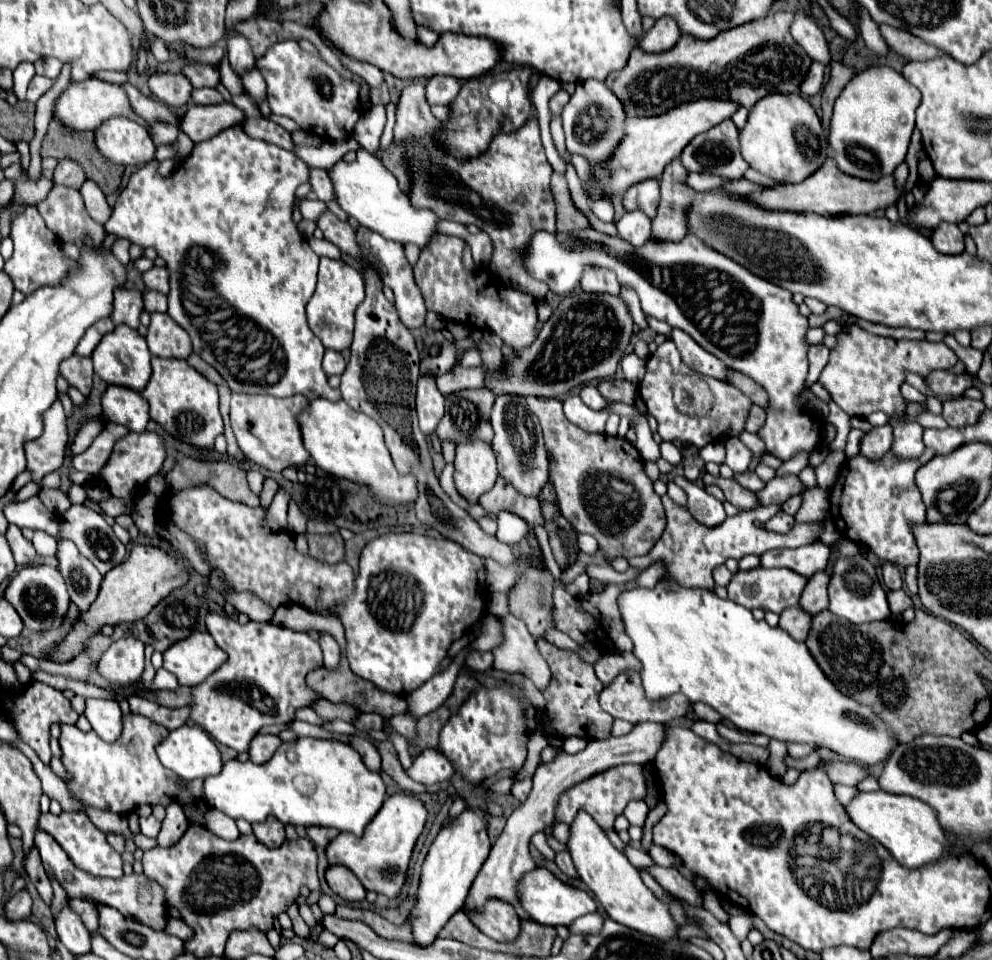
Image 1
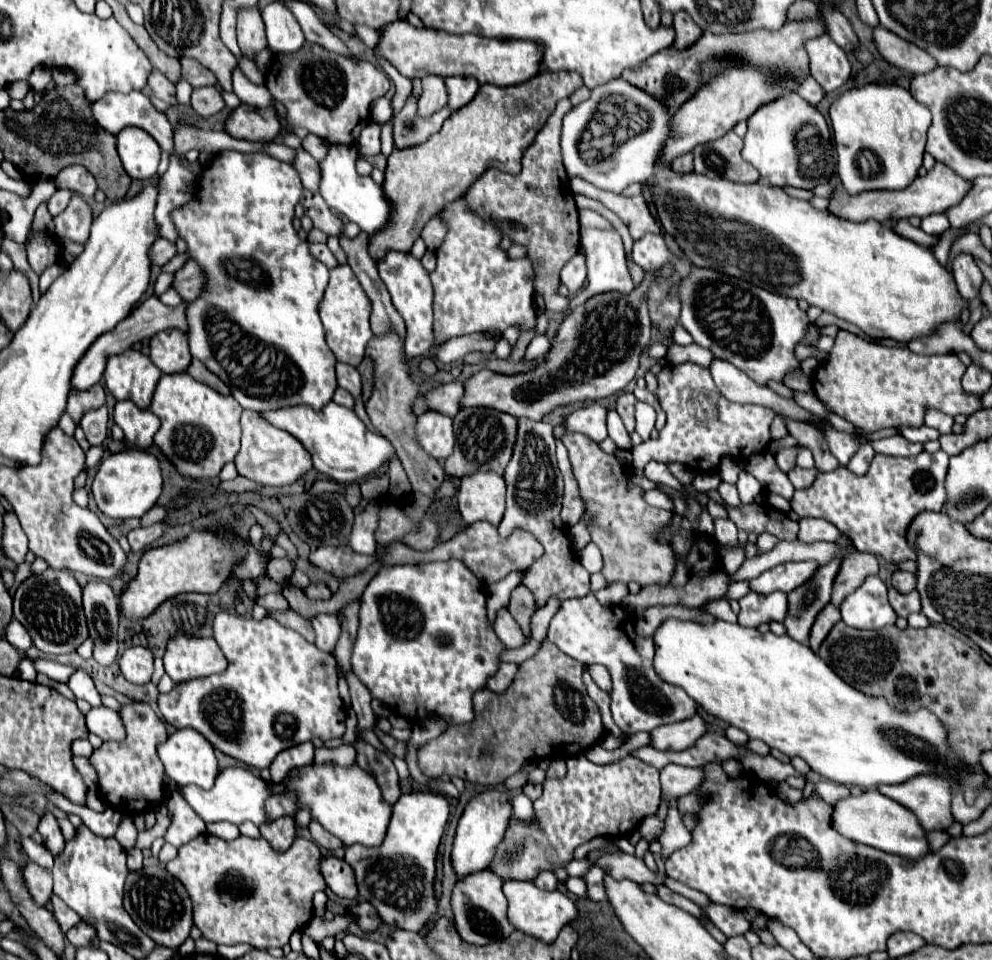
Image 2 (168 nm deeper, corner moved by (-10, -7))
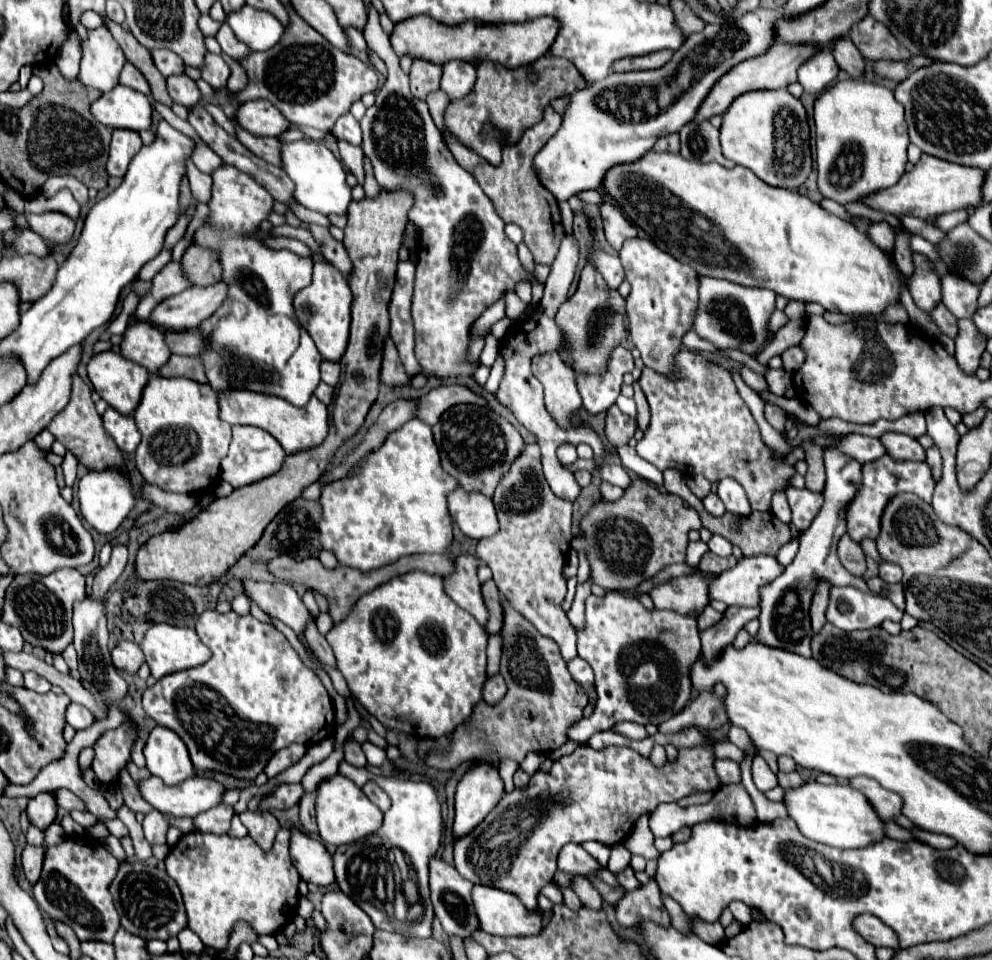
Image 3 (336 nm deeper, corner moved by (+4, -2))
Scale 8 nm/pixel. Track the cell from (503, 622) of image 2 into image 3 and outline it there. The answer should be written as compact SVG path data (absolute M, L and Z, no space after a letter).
M462 554L456 558L456 568L452 574L442 576L446 594L464 610L468 610L482 626L488 622L488 610L484 606L478 582L478 560L472 554Z

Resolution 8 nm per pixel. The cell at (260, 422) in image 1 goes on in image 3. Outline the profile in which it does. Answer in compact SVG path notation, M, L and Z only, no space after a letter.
M232 426L232 442L228 456L222 460L222 480L226 480L232 488L240 488L252 482L258 482L270 474L276 474L282 468L286 452L278 446L276 438L268 432L252 426Z

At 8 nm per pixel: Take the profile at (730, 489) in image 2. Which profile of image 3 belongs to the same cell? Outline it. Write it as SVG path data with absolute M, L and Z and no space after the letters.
M708 494L704 498L704 508L710 512L710 514L716 514L716 516L722 516L726 510L724 510L724 504L720 502L720 498L716 494Z

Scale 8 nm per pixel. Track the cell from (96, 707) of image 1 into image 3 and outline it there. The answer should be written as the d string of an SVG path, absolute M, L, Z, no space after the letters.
M72 702L72 704L68 706L68 710L66 710L66 722L68 722L70 726L74 726L76 730L84 730L84 728L88 728L88 726L94 724L94 716L92 716L92 712L90 712L88 708L84 708L82 704Z

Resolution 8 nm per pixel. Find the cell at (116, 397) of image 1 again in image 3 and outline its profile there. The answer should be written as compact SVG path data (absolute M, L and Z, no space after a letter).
M108 408L104 412L102 420L104 420L106 434L110 434L110 438L116 442L116 446L122 452L132 454L136 450L136 446L140 444L140 432L136 428L134 418L132 416L122 416L114 408Z

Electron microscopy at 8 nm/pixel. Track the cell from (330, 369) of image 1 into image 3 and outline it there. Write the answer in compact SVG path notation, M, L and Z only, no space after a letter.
M324 360L320 364L320 372L322 372L322 382L326 382L330 386L336 386L338 384L338 380L340 380L340 364L338 362Z

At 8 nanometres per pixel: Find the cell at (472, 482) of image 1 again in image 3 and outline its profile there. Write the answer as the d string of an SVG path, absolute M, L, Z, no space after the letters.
M458 486L448 496L448 510L464 536L476 542L478 538L488 538L498 530L498 518L492 500L478 492L468 494Z

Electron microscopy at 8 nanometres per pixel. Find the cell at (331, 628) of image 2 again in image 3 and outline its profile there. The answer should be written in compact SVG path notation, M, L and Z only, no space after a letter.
M242 580L244 596L258 604L268 616L282 620L296 634L302 634L308 620L312 620L296 590L286 582L254 582Z

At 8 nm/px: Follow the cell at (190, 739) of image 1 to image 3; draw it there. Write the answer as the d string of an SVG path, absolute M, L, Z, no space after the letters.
M156 726L150 732L144 756L150 774L162 778L162 782L168 786L176 786L182 780L194 776L194 766L184 742L176 736L176 732L164 726Z

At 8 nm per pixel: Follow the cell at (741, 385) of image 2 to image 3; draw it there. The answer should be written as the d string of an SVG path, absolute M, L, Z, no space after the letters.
M846 434L846 438L842 442L832 444L832 446L842 450L844 454L856 458L862 464L882 458L886 454L886 448L880 442L880 438L870 438L870 436L862 436L862 434Z

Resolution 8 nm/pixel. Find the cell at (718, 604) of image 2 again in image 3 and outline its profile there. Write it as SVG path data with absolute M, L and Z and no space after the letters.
M706 606L706 610L702 612L702 616L698 620L698 630L708 630L710 626L714 626L720 620L722 620L722 614L716 612L712 606Z

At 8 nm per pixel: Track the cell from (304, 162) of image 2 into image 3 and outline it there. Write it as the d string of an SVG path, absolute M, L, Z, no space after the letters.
M234 120L234 130L236 130L236 138L240 140L240 144L244 144L252 154L260 156L268 164L280 166L280 142L276 138L260 138L260 136L254 136L248 130L240 128L236 120Z

